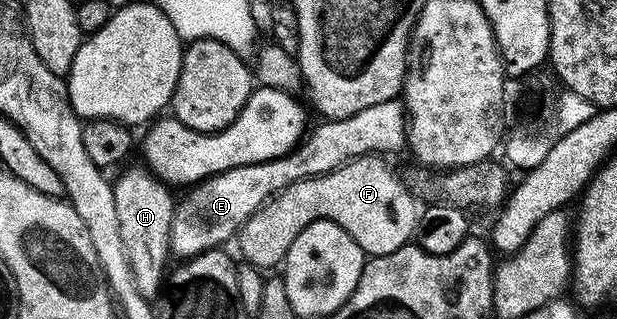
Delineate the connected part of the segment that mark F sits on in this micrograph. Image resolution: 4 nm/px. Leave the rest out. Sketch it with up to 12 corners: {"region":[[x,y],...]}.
{"region":[[378,153],[294,183],[236,236],[279,266],[317,219],[370,257],[405,247],[416,200]]}

